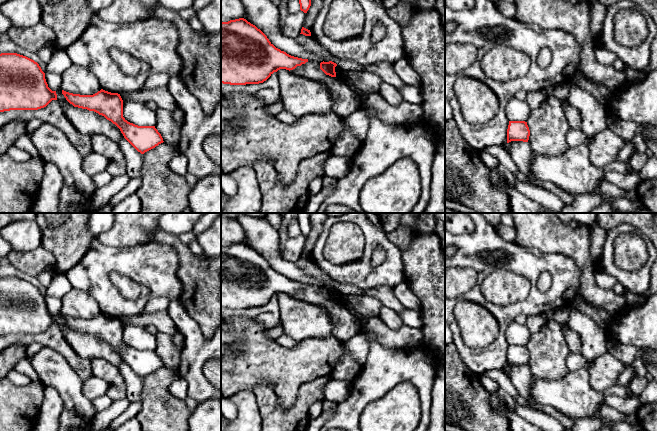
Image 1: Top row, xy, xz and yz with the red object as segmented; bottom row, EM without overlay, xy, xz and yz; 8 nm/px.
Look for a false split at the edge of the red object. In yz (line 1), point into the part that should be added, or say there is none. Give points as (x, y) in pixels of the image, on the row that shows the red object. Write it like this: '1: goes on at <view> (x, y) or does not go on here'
1: does not go on here

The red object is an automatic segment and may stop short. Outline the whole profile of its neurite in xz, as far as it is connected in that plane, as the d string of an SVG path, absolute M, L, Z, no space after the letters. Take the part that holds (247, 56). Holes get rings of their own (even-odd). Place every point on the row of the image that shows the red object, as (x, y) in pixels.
M244 18L221 22L221 83L259 84L280 69L293 70L308 62L276 48Z

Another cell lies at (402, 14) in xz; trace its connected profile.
M413 0L387 9L388 15L402 28L423 11L435 10L436 0Z

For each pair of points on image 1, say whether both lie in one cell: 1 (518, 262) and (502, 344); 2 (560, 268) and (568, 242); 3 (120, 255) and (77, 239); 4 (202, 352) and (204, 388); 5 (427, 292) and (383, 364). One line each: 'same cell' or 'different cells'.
1: same cell
2: different cells
3: different cells
4: same cell
5: different cells

